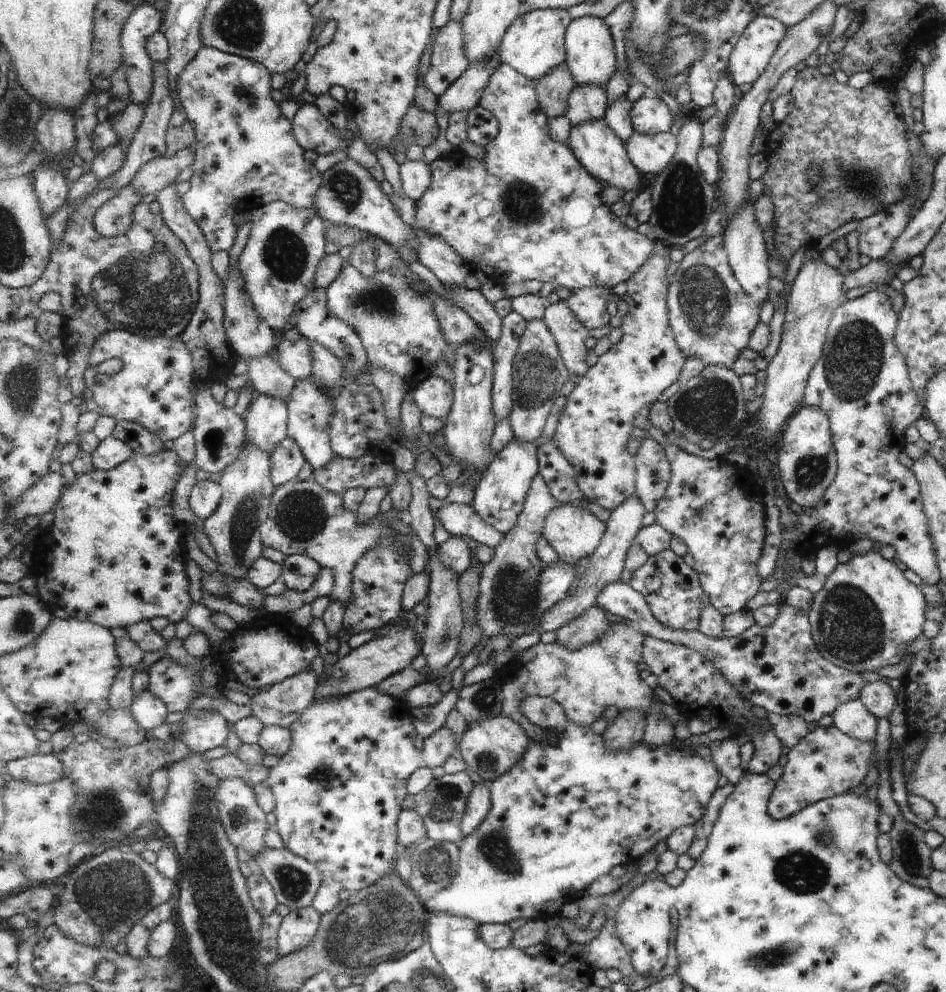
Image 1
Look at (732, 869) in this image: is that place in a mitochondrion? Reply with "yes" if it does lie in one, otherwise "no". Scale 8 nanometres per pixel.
no

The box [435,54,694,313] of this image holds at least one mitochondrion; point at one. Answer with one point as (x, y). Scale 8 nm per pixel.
(519, 200)

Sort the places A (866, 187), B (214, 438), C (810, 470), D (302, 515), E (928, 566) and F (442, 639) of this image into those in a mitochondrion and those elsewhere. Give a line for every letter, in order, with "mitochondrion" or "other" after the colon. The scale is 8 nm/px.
A: mitochondrion
B: mitochondrion
C: mitochondrion
D: mitochondrion
E: other
F: mitochondrion

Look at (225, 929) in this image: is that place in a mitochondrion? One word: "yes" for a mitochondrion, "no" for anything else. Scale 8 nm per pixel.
yes

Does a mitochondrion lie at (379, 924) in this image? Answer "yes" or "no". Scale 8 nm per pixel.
yes

